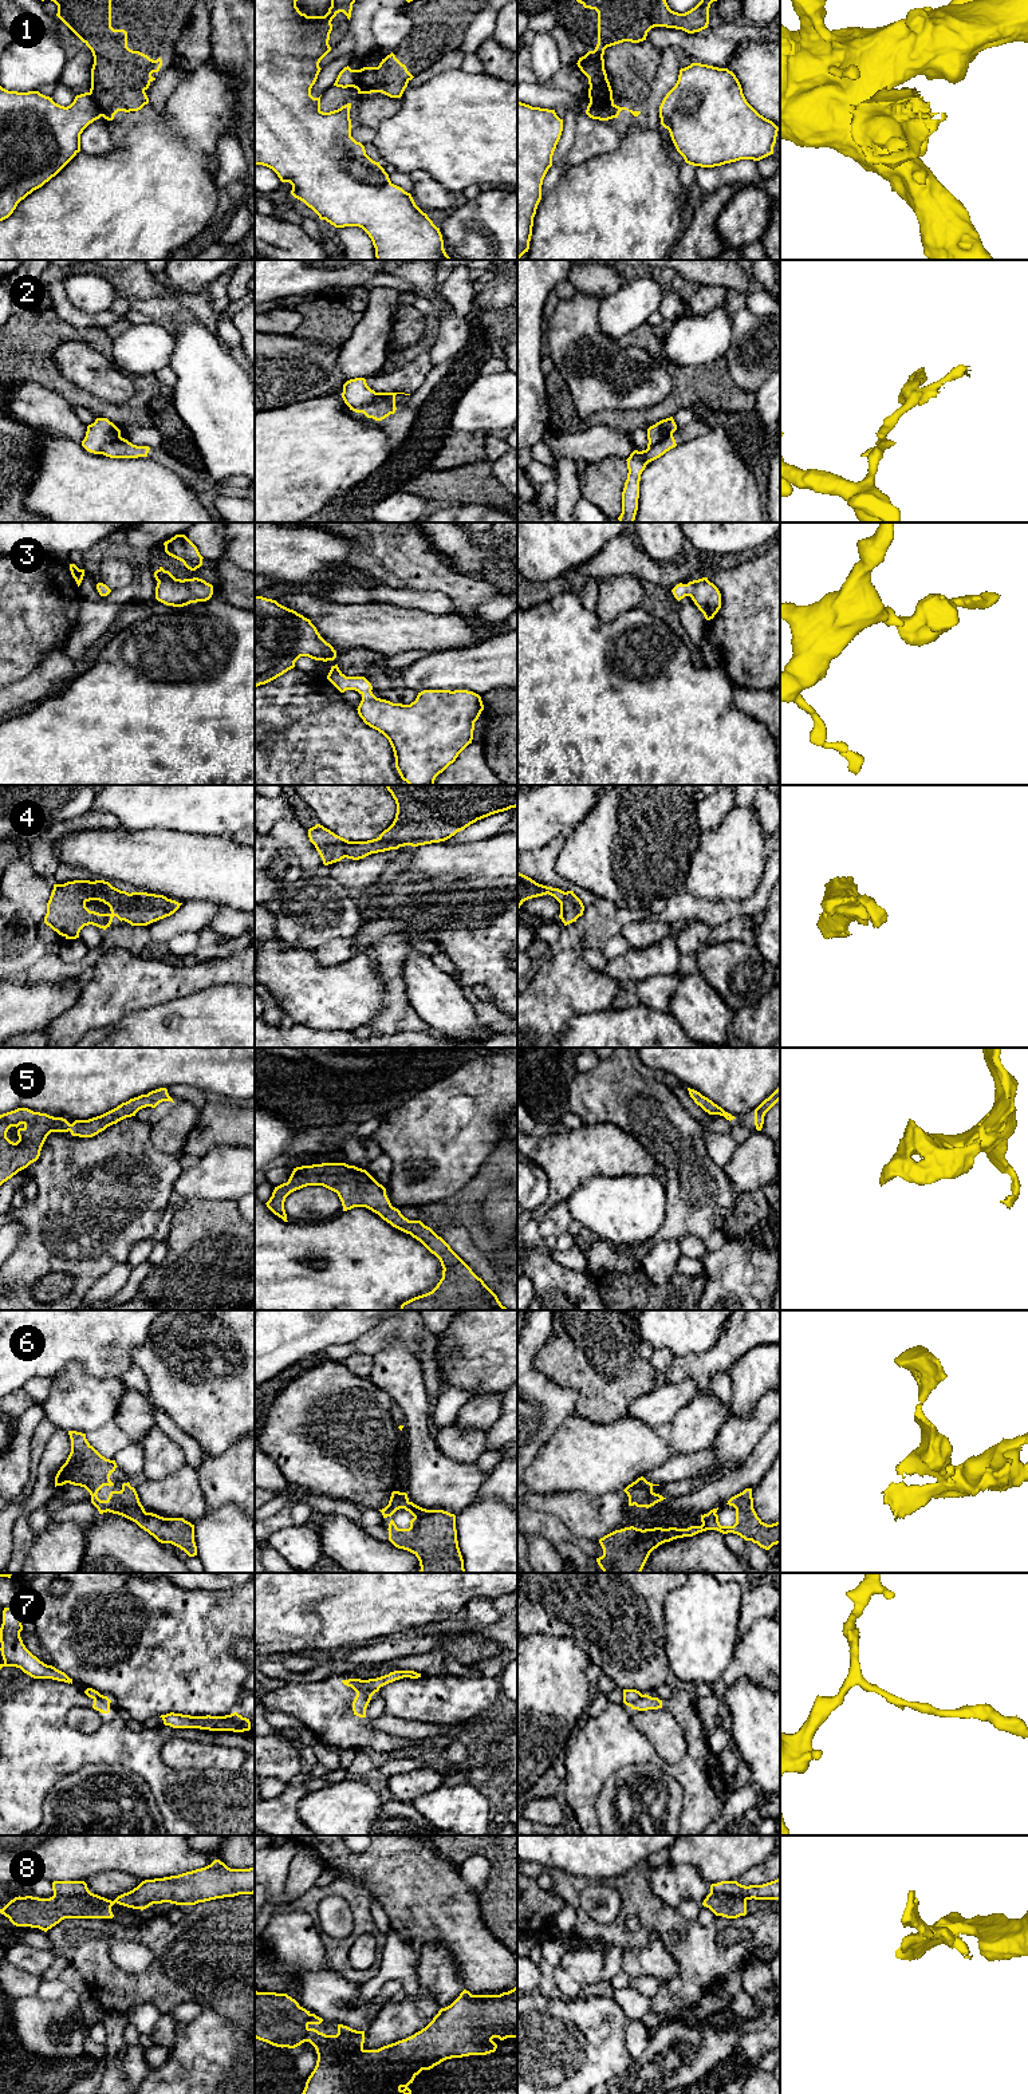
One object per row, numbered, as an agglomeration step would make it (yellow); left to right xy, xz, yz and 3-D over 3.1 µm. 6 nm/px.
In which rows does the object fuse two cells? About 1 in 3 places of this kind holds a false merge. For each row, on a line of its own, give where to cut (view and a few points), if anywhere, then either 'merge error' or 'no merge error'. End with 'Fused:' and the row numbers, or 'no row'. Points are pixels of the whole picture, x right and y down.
1: cut xy (89, 93), (102, 115); merge error
2: cut yz (672, 432), (646, 450), (645, 458), (648, 462); merge error
3: cut none; no merge error
4: cut none; no merge error
5: cut none; no merge error
6: cut none; no merge error
7: cut xy (94, 1699), (110, 1702); merge error
8: cut xz (334, 2038), (334, 2042), (341, 2047), (353, 2051), (363, 2050); merge error
Fused: 1, 2, 7, 8

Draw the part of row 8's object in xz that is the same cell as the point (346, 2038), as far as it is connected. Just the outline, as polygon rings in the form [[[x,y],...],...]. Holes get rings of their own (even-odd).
[[[338,2024],[335,2044],[352,2052],[363,2051],[365,2031],[357,2031],[347,2026]]]

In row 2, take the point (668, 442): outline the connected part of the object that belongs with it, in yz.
[[[671,433],[666,435],[661,442],[658,442],[657,445],[646,450],[645,456],[646,456],[647,462],[651,462],[659,458],[661,456],[663,456],[666,451],[669,451],[670,449],[676,446],[677,443]]]

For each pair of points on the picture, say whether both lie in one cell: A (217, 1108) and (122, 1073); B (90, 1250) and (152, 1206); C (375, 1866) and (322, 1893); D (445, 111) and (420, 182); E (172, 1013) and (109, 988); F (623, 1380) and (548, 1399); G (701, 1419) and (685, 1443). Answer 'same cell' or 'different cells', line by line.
A: different cells
B: same cell
C: different cells
D: different cells
E: different cells
F: different cells
G: same cell

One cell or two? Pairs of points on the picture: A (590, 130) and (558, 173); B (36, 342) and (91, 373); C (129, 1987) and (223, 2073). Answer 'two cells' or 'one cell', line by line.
A: one cell
B: two cells
C: two cells

